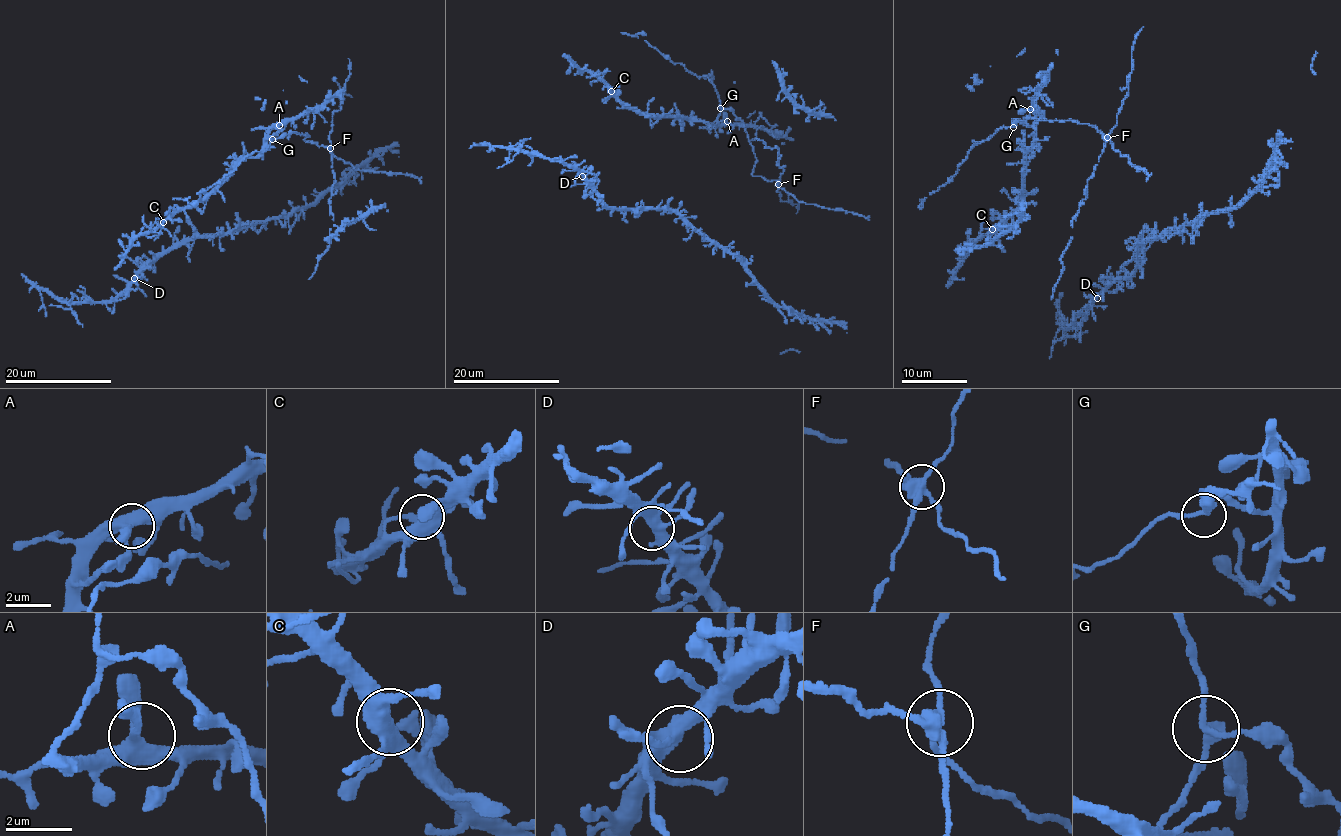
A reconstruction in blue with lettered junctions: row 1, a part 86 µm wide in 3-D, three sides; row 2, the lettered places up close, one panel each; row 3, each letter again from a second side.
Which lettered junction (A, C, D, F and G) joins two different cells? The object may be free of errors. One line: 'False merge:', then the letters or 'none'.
False merge: none

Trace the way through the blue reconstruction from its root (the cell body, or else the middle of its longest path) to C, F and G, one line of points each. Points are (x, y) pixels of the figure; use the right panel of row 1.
C: (1002, 247), (992, 229)
F: (1002, 247), (997, 229), (1020, 206), (1023, 158), (1035, 142), (1031, 127), (1012, 122), (1074, 120), (1107, 137)
G: (1002, 247), (997, 229), (1020, 206), (1023, 158), (1035, 142), (1031, 127), (1012, 122), (1013, 127)

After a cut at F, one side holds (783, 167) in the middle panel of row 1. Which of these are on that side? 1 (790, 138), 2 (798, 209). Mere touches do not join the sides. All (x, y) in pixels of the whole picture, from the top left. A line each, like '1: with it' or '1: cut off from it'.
1: cut off from it
2: with it

